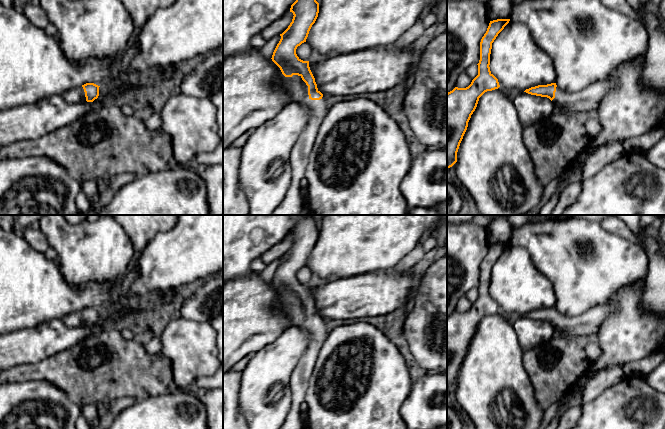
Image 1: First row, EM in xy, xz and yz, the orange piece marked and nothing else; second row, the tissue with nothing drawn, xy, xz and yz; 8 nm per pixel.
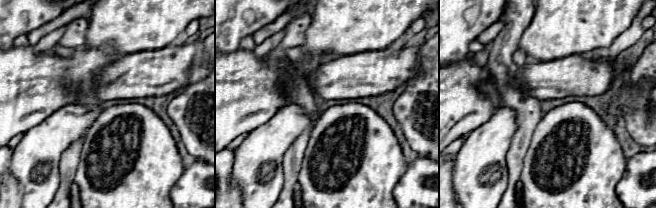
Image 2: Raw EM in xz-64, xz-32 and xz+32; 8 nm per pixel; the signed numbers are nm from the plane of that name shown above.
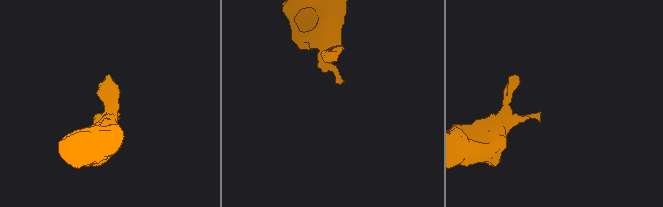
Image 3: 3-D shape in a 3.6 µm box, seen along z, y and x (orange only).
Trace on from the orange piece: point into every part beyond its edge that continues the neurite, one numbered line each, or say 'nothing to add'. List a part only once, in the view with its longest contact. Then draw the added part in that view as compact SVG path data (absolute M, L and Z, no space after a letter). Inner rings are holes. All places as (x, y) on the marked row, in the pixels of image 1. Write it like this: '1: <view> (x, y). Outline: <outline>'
1: xz (292, 204). Outline: M293 75L291 80L286 80L284 86L292 102L297 102L306 107L310 113L308 124L300 133L291 150L291 185L280 205L271 215L301 215L303 198L301 196L301 180L305 177L305 171L309 162L309 156L319 126L329 109L326 105L326 97L320 100L311 100L308 95L308 86L301 76Z

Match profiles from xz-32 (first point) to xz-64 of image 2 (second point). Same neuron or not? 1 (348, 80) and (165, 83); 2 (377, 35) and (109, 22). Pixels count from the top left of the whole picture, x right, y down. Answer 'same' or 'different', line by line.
1: same
2: same

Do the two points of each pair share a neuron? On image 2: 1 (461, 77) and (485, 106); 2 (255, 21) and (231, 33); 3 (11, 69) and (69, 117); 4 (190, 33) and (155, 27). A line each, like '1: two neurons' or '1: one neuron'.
1: one neuron
2: one neuron
3: two neurons
4: two neurons

